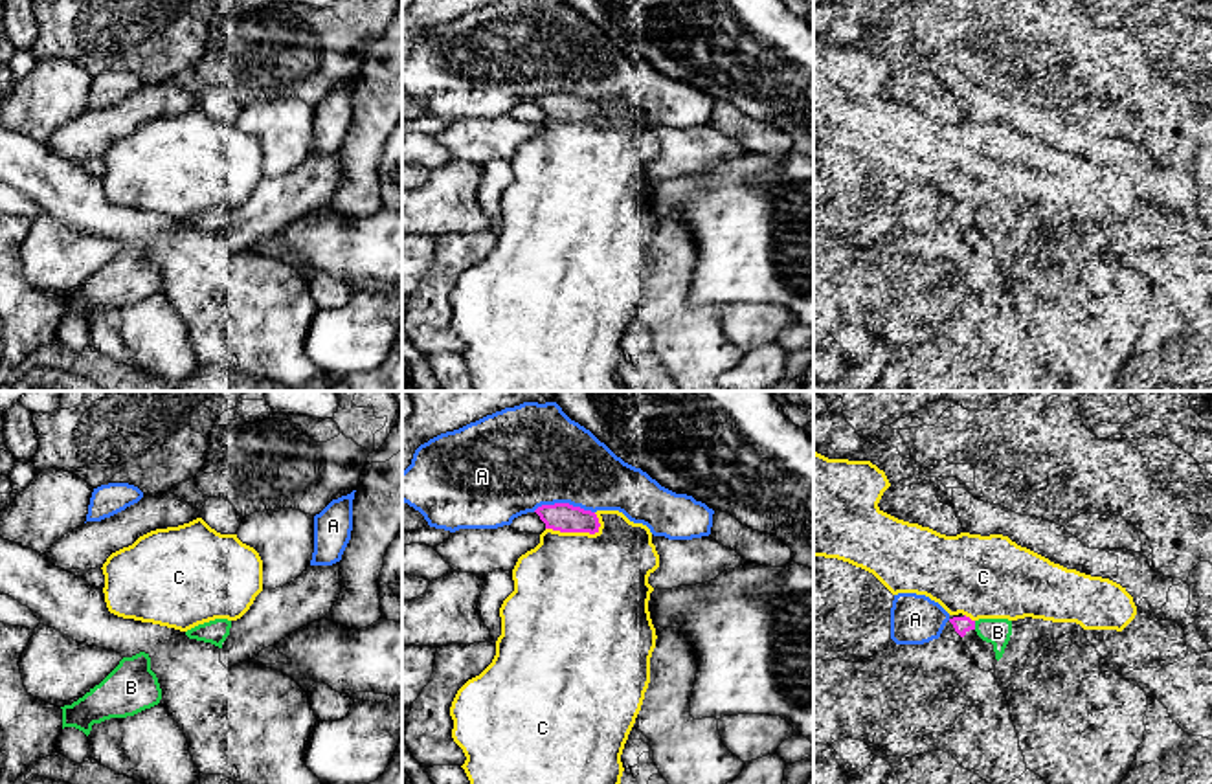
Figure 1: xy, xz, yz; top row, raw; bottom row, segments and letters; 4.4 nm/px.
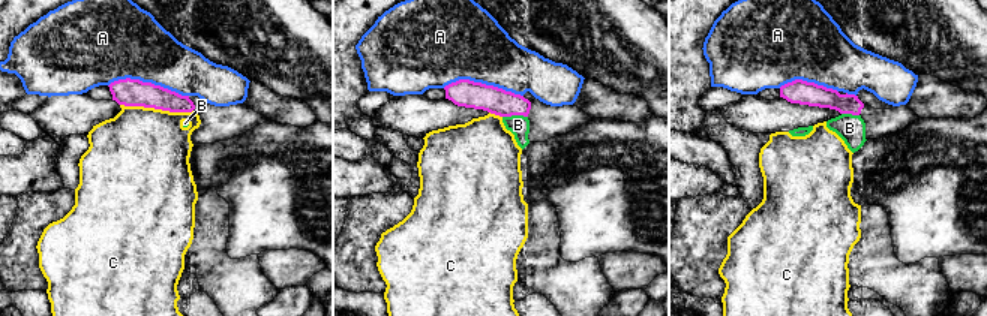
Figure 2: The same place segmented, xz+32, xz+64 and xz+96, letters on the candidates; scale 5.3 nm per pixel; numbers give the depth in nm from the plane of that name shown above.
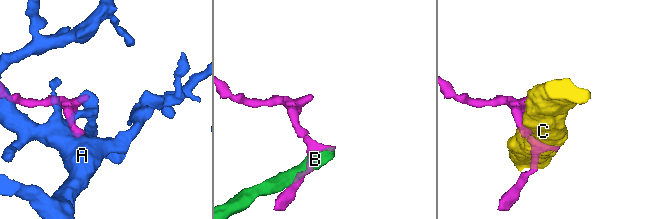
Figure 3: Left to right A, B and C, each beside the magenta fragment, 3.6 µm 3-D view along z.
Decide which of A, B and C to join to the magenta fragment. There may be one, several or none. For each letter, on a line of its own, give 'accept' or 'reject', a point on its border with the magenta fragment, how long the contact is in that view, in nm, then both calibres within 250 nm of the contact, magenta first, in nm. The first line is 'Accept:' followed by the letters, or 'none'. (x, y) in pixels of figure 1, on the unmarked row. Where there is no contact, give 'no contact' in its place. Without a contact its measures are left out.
Accept: none
A: reject; contact xz (564, 92); length 280 nm; calibres 130 and 420 nm
B: reject; contact yz (974, 213); length 40 nm; calibres 70 and 120 nm
C: reject; contact xz (573, 120); length 240 nm; calibres 130 and 500 nm

